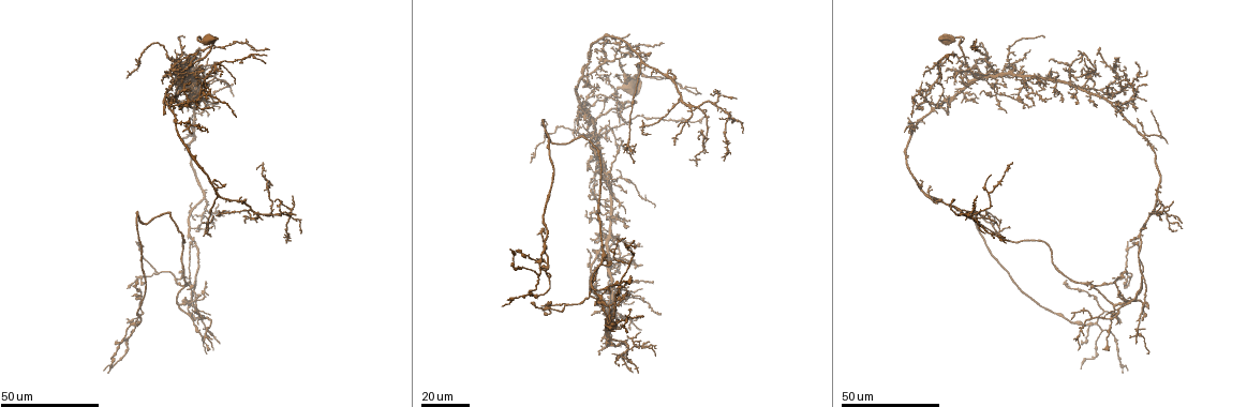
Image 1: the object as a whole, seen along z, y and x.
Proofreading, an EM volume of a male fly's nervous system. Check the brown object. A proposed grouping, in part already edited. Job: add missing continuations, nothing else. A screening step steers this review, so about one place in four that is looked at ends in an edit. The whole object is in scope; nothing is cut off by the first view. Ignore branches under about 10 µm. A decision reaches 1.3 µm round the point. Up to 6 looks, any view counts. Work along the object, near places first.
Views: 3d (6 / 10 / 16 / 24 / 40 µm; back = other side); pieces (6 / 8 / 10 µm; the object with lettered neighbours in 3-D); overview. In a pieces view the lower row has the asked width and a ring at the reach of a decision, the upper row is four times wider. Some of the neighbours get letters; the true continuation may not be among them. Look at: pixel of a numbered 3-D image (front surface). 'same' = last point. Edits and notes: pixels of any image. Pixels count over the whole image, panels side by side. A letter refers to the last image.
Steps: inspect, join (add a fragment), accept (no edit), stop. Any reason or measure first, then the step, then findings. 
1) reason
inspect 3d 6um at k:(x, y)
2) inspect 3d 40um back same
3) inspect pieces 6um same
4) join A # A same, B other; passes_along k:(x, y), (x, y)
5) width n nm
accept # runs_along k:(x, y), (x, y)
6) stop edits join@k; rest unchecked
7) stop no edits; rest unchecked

tapers out
inspect 3d 24um at 1:(1032, 104)

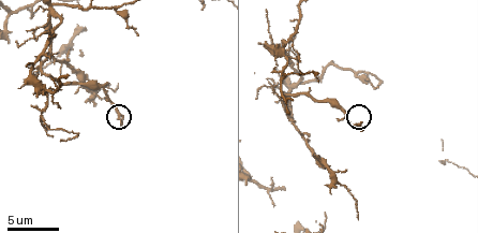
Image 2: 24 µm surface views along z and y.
inspect pieces 8um at 2:(362, 130)

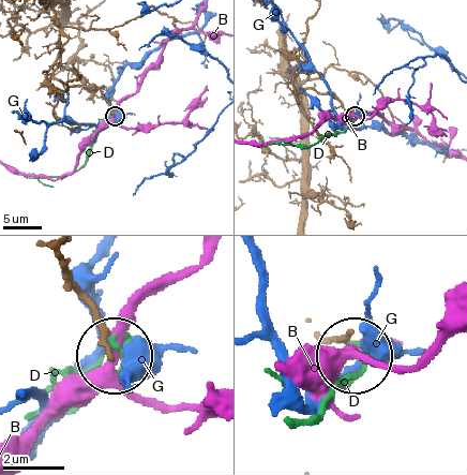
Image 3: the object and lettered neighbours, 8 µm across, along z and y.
width 160 nm
accept # B other, D other, G other; runs_along 3:(53, 254), (115, 351); none of them fits

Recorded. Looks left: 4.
free end
inspect 3d 40um at 1:(948, 116)

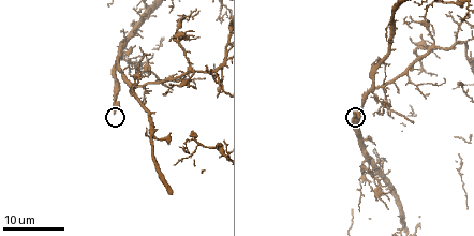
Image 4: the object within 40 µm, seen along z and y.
inspect pieces 10um at 4:(354, 113)

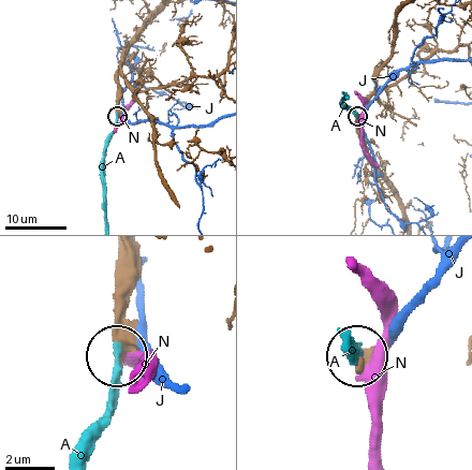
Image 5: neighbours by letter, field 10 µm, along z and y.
join A # A same, J other, N other; passes_along 5:(120, 274), (114, 407), (89, 456); it goes on there

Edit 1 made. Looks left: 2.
stop edits join@5; rest unchecked

